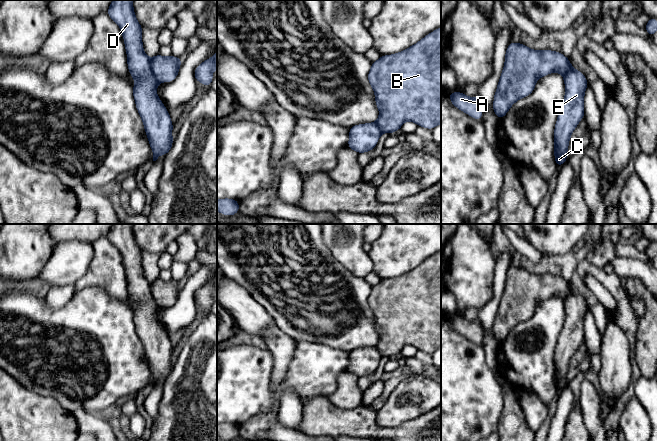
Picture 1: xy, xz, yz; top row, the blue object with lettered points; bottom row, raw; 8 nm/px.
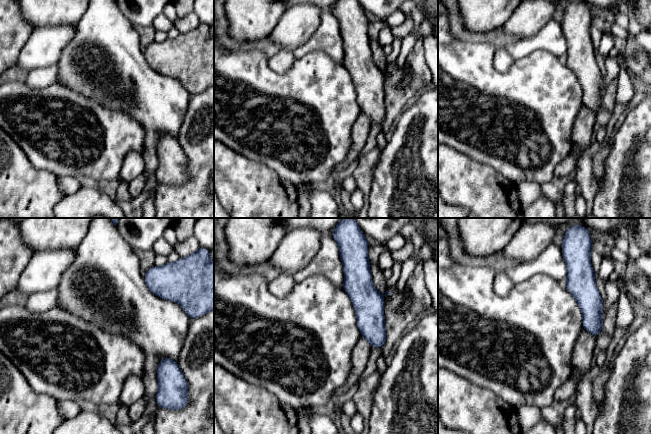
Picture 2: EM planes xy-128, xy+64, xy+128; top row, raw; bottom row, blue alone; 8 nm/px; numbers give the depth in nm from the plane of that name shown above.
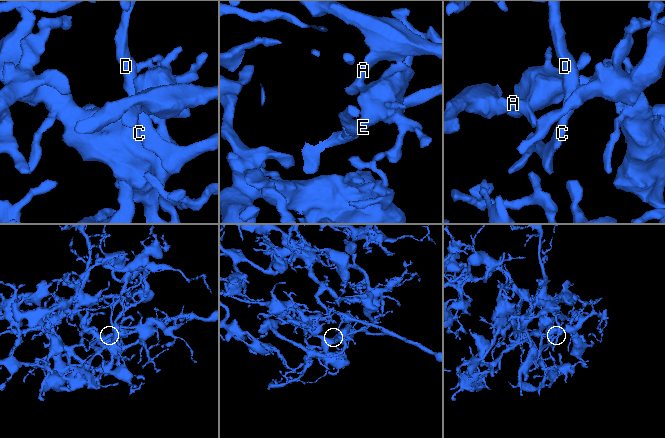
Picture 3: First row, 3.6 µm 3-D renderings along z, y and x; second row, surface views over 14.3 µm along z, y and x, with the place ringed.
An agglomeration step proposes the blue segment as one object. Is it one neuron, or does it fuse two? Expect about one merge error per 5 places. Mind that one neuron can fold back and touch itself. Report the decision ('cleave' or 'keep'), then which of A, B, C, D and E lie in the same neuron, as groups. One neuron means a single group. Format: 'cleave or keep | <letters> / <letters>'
keep | A B C D E

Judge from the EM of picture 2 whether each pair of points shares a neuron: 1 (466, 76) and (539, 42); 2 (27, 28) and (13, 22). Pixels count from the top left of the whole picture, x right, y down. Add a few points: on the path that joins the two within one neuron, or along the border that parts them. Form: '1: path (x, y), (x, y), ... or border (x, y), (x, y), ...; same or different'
1: border (537, 50), (515, 60); different
2: path (24, 28), (19, 28), (16, 25); same

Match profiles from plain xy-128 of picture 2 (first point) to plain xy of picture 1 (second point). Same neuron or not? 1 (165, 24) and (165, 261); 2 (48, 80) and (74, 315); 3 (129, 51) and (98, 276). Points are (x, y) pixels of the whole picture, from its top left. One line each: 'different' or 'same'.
1: same
2: different
3: same

